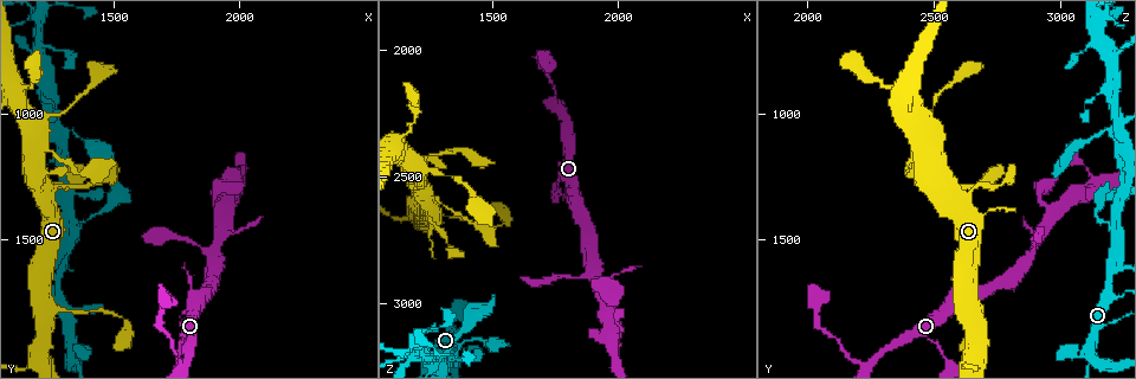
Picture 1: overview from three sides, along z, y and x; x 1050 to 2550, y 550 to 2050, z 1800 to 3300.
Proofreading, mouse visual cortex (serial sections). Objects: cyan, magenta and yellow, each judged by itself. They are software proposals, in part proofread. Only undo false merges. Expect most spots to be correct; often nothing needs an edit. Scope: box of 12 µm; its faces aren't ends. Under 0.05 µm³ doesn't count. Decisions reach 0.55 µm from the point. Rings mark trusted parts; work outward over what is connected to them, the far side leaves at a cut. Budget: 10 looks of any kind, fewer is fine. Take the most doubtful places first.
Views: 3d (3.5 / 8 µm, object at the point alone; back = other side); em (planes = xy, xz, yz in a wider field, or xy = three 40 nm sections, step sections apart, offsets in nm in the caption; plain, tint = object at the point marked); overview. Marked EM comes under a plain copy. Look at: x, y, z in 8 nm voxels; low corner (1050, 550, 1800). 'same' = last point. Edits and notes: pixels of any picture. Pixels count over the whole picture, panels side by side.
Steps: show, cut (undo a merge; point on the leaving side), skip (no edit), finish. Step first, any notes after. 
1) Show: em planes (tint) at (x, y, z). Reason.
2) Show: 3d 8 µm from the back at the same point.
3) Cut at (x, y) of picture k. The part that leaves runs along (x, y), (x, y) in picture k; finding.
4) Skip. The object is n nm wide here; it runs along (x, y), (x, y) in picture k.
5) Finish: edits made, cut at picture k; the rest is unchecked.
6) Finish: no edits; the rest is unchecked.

Show: 3d 8 µm from the back at (1240, 1320, 2620). Thin neck.

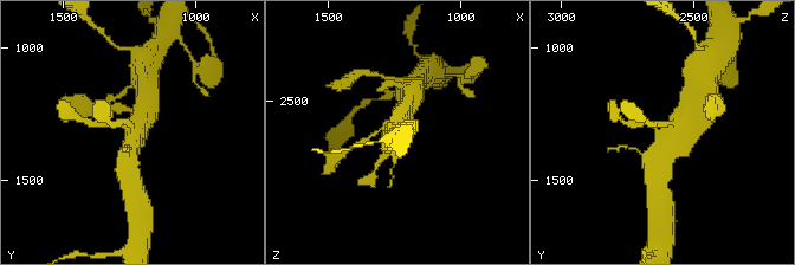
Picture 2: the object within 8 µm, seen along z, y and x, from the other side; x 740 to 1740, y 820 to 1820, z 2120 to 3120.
Show: 3d 3.5 µm at (1250, 1340, 2630).

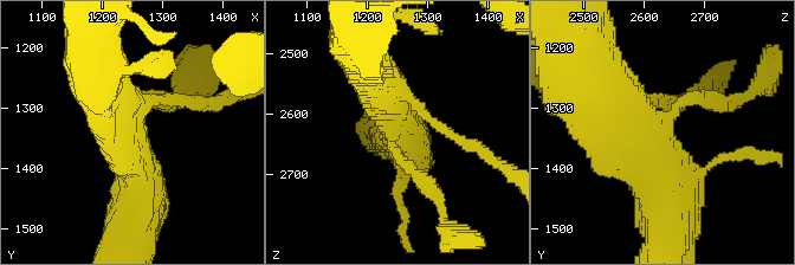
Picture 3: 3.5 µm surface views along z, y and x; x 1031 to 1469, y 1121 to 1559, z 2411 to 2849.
Skip. It runs along (666, 208), (648, 153), (594, 84) in picture 3; continuous, no second cell.

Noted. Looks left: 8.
Show: 3d 8 µm at (1360, 1320, 3220). Abrupt turn.

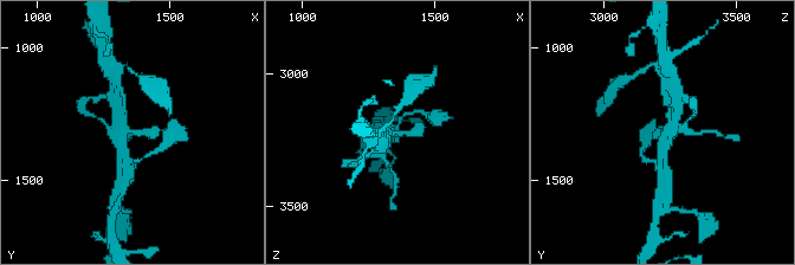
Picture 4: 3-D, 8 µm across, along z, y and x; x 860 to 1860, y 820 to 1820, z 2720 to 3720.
Show: em planes (tint) at (1360, 1320, 3220). Shape alone is not enough.

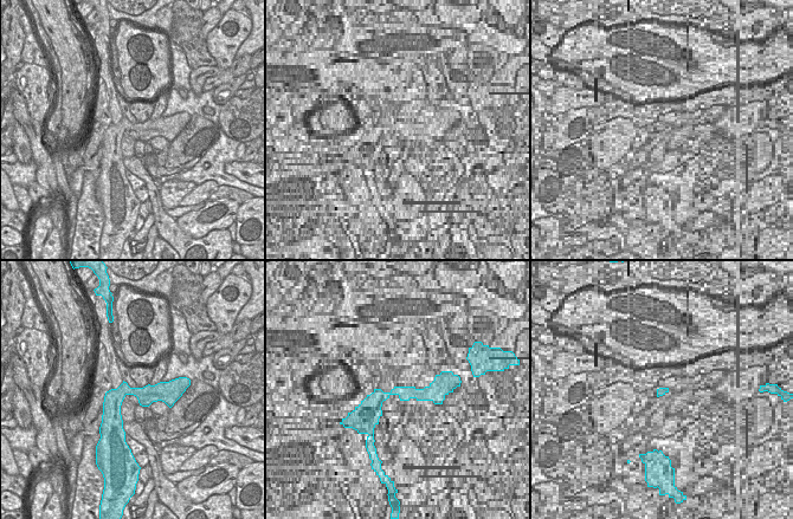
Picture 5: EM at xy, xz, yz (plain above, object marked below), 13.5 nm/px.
Skip. It runs along (171, 389), (124, 391), (105, 417) in picture 5; continuous, no second cell.

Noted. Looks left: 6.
Show: 3d 3.5 µm from the back at (1700, 1760, 2040).

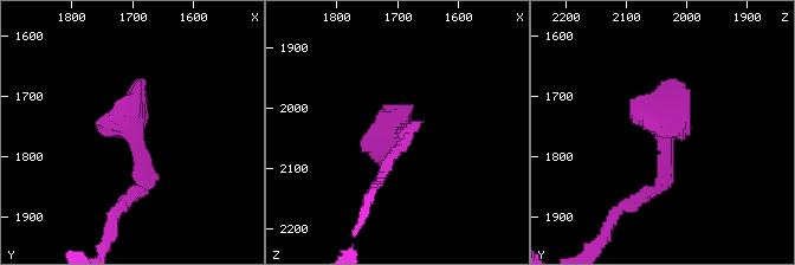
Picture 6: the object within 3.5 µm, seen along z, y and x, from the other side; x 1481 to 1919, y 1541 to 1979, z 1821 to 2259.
Skip. It runs along (639, 196), (664, 175), (672, 81) in picture 6; all the same cell.

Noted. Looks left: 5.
Show: 3d 3.5 µm at (1330, 1940, 3110). Thin neck.

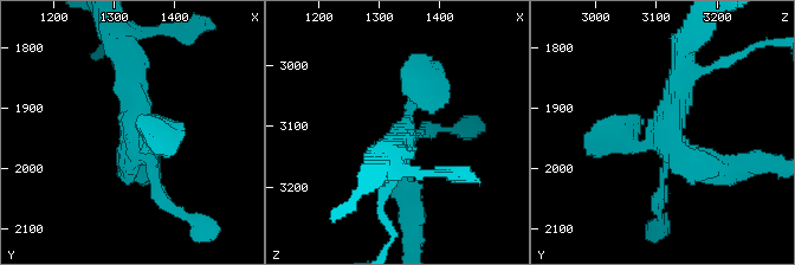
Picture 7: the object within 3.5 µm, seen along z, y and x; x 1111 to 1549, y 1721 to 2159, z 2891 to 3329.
Skip. It runs along (685, 47), (670, 139), (724, 168) in picture 7; one cell here.

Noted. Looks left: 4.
Finish: no edits; the rest is unchecked.

